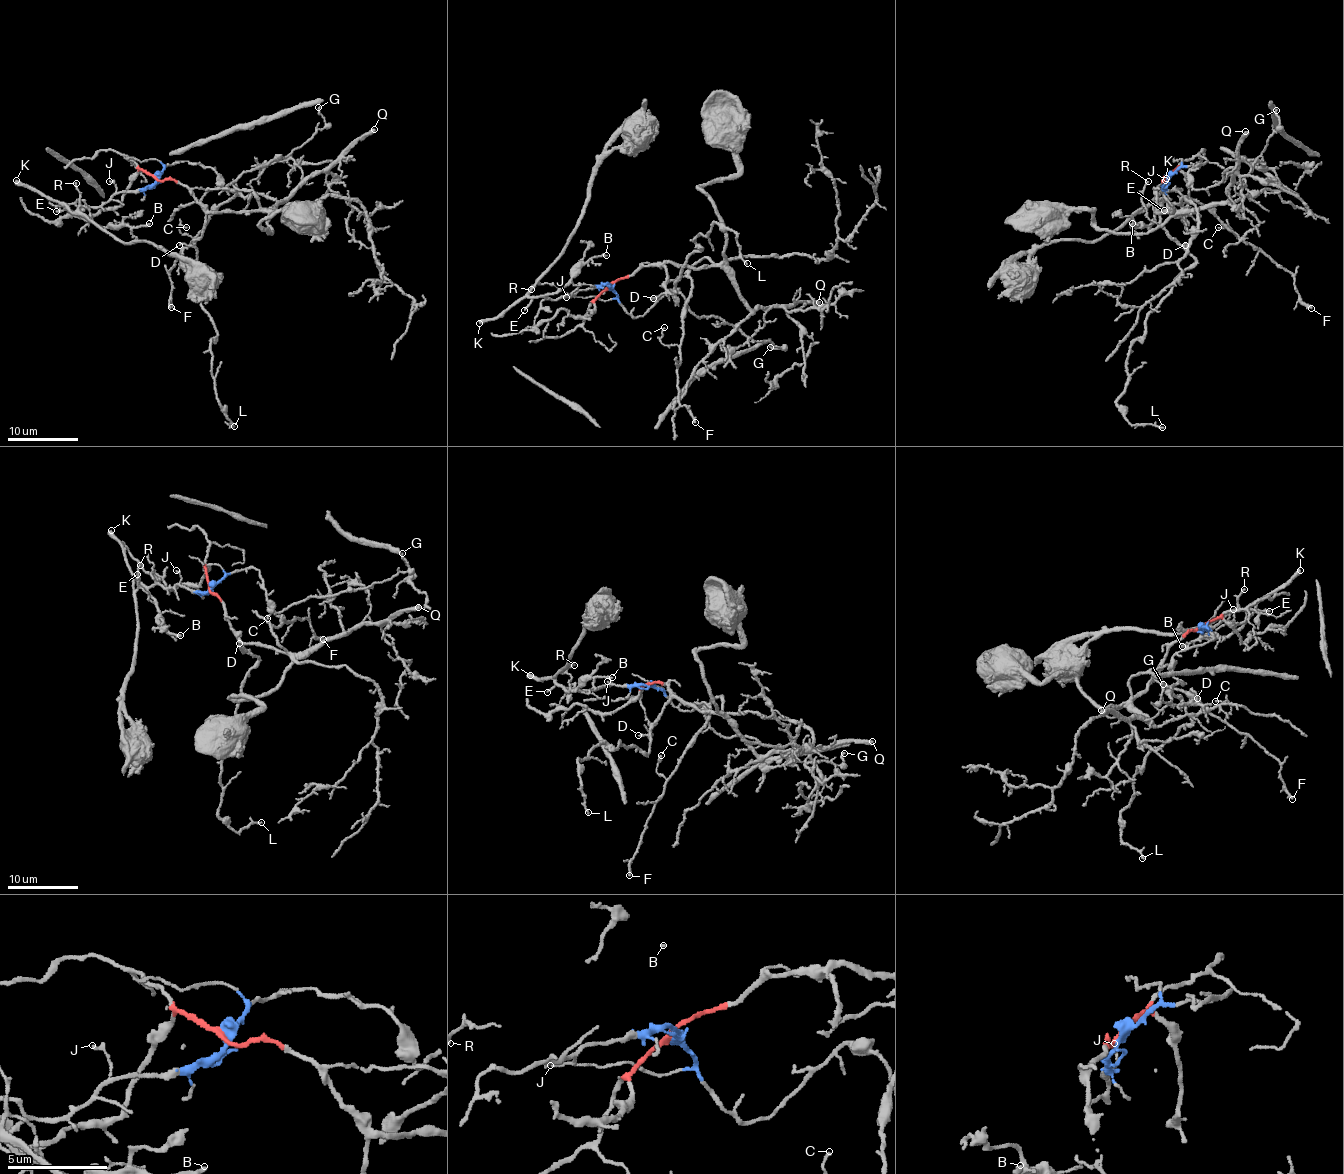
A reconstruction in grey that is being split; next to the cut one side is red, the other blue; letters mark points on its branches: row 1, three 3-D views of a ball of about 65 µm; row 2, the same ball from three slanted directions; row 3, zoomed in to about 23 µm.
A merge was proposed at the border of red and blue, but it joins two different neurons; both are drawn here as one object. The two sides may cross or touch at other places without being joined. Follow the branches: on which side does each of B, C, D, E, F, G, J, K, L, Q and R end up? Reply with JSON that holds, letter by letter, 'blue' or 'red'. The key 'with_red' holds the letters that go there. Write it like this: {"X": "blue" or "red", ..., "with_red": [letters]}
{"B": "blue", "C": "red", "D": "red", "E": "blue", "F": "red", "G": "blue", "J": "blue", "K": "blue", "L": "red", "Q": "red", "R": "blue", "with_red": ["C", "D", "F", "L", "Q"]}

